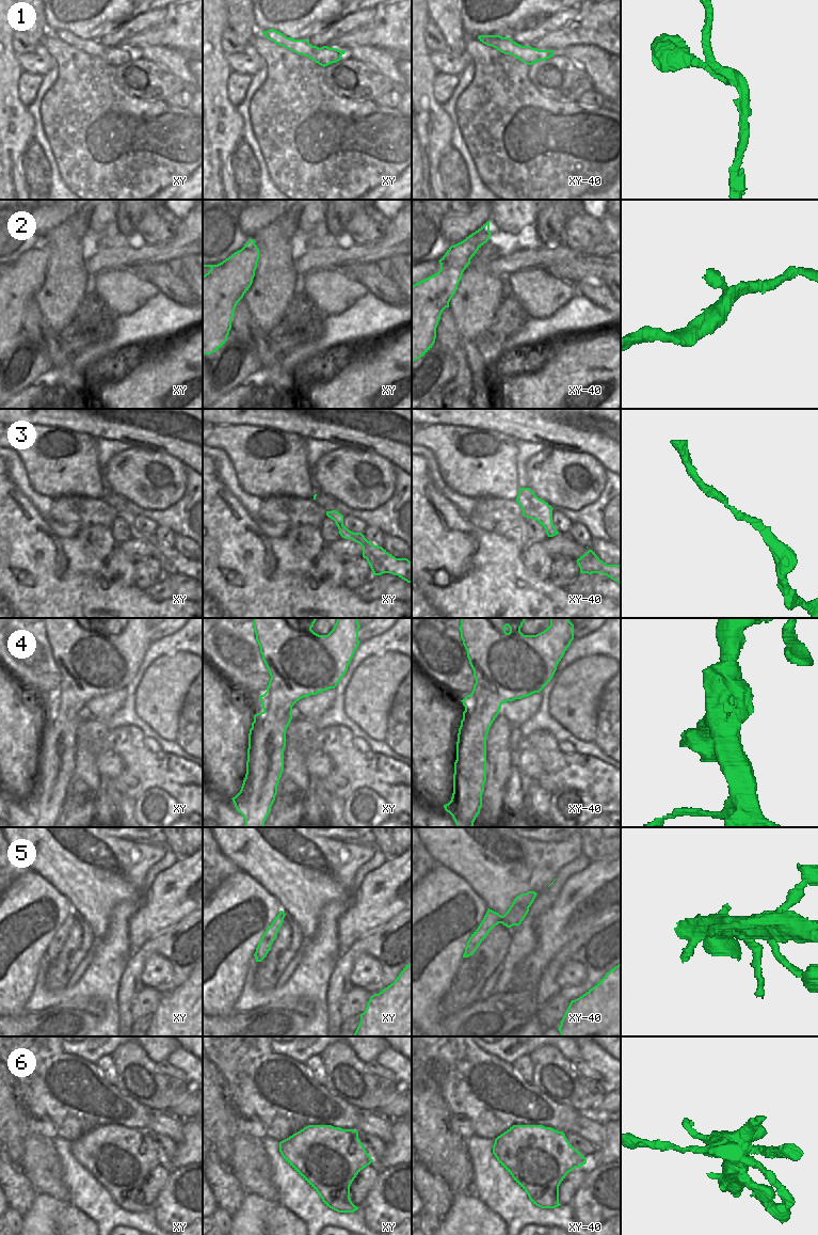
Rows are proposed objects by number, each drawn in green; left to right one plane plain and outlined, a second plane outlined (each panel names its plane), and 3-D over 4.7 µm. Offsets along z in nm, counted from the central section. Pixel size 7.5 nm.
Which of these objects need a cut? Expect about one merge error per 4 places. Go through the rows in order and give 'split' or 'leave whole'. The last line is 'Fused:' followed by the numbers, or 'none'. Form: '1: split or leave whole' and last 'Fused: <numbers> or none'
1: leave whole
2: leave whole
3: leave whole
4: leave whole
5: leave whole
6: leave whole
Fused: none

